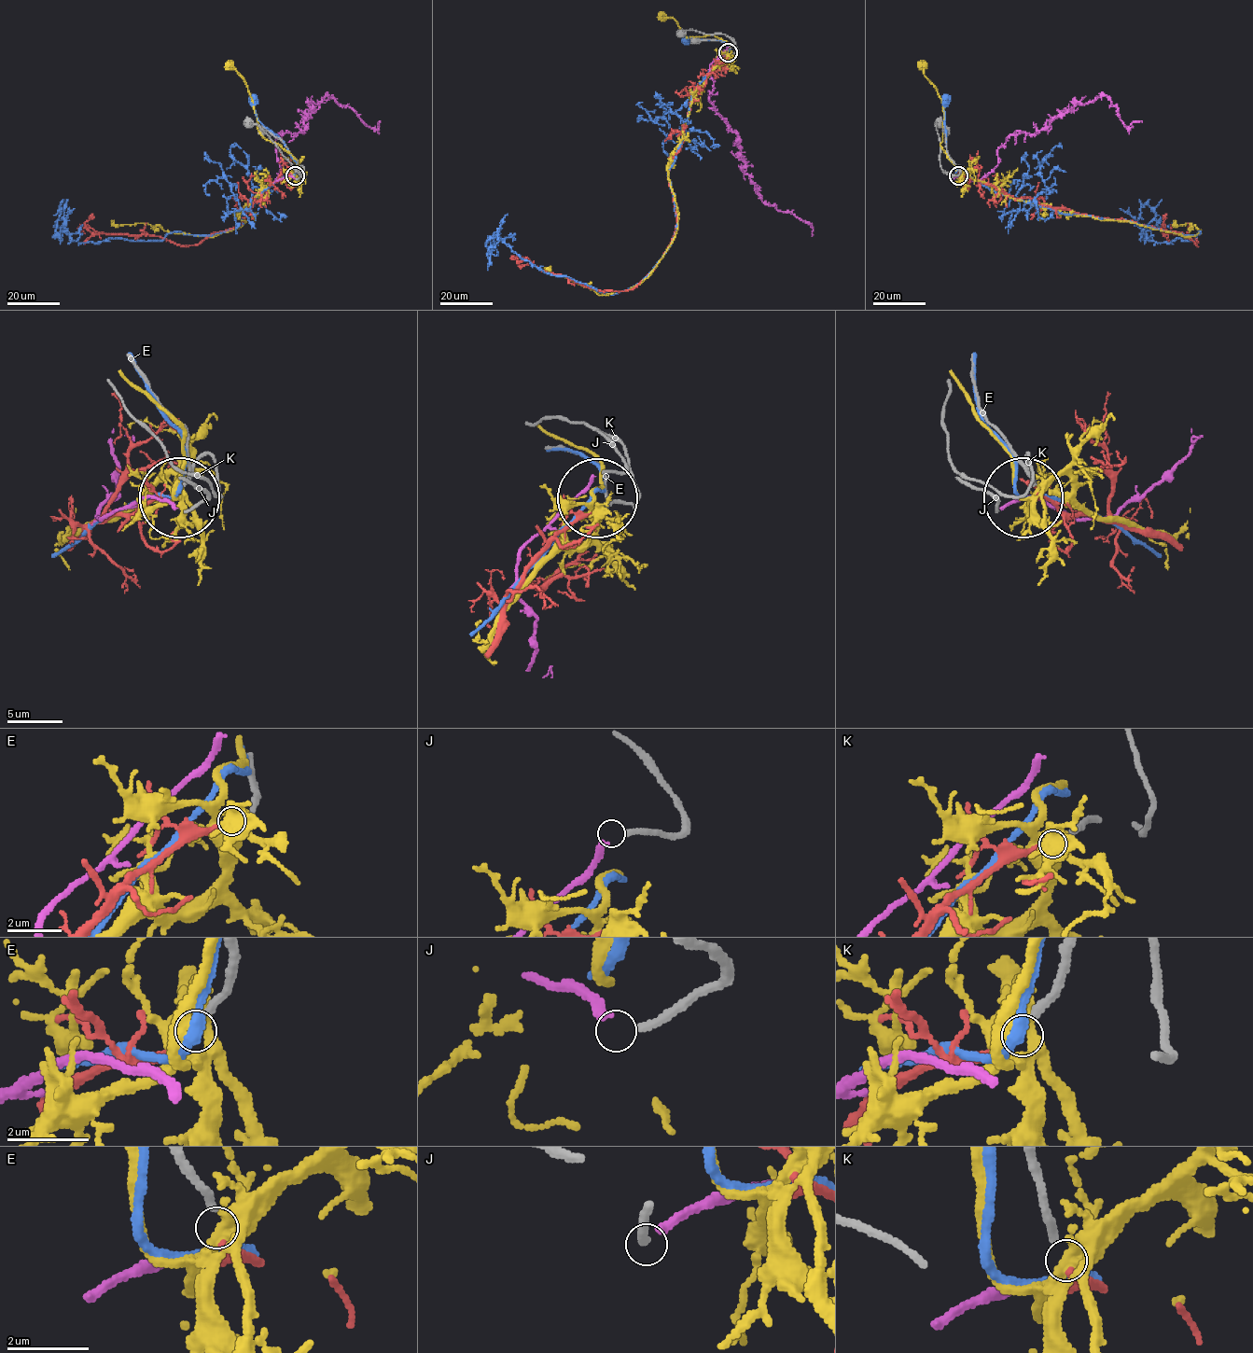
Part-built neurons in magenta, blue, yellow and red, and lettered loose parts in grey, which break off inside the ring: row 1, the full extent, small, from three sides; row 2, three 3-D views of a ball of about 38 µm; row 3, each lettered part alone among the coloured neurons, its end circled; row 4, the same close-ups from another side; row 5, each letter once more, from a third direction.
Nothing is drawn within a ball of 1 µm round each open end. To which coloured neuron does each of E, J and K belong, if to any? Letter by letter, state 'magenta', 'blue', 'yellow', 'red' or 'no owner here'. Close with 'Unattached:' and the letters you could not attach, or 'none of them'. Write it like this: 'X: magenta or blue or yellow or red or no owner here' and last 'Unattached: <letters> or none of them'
E: no owner here
J: magenta
K: red
Unattached: E

